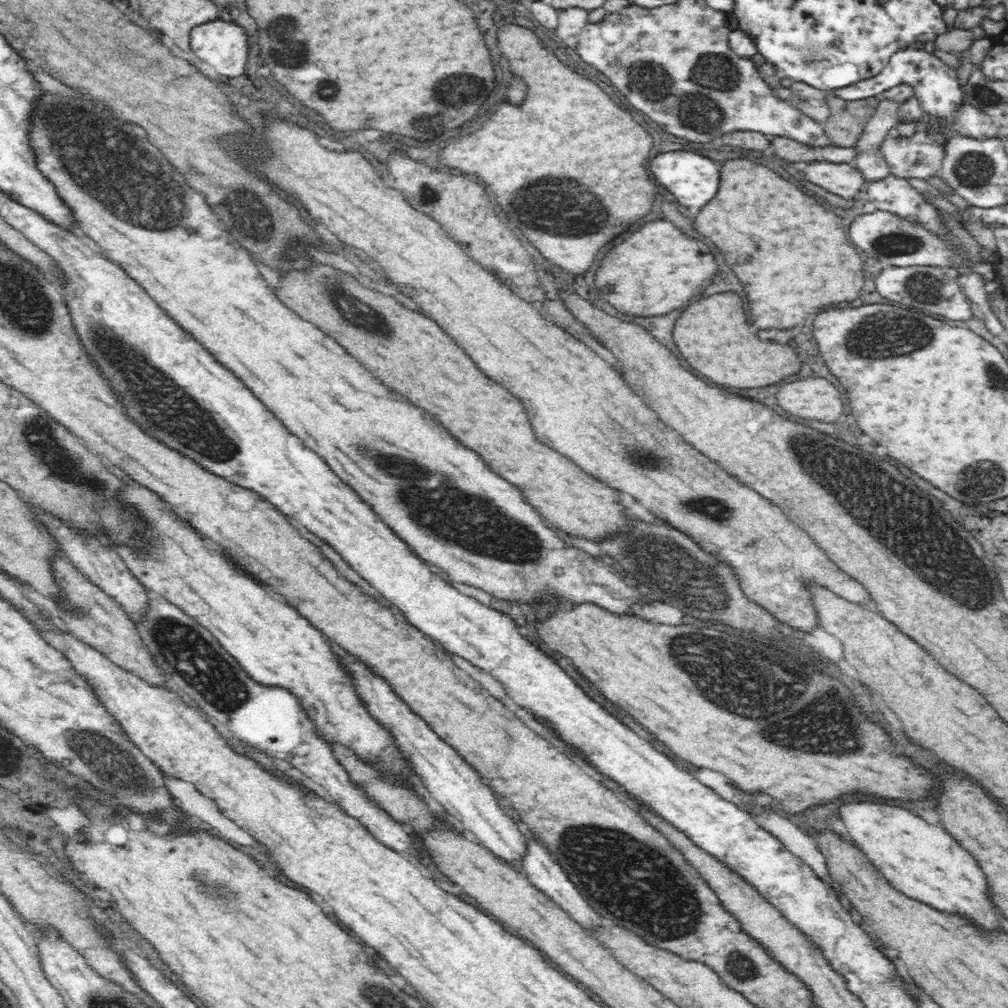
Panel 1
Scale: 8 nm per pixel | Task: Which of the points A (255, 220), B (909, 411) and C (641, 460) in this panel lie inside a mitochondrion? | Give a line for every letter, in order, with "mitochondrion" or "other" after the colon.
A: mitochondrion
B: other
C: mitochondrion

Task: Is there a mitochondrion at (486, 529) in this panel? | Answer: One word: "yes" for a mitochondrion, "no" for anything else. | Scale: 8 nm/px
yes

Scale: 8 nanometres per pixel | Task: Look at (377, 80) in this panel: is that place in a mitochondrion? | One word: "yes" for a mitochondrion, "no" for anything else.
no

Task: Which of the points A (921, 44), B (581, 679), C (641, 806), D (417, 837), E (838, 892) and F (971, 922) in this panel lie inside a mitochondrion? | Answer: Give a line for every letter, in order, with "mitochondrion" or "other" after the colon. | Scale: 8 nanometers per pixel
A: other
B: other
C: other
D: other
E: other
F: other

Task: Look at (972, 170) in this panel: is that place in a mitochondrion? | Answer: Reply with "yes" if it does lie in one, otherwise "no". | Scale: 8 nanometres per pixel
yes

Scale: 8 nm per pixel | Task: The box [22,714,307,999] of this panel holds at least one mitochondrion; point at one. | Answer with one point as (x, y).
(122, 769)

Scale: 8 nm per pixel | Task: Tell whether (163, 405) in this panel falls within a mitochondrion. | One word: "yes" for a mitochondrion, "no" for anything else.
yes

